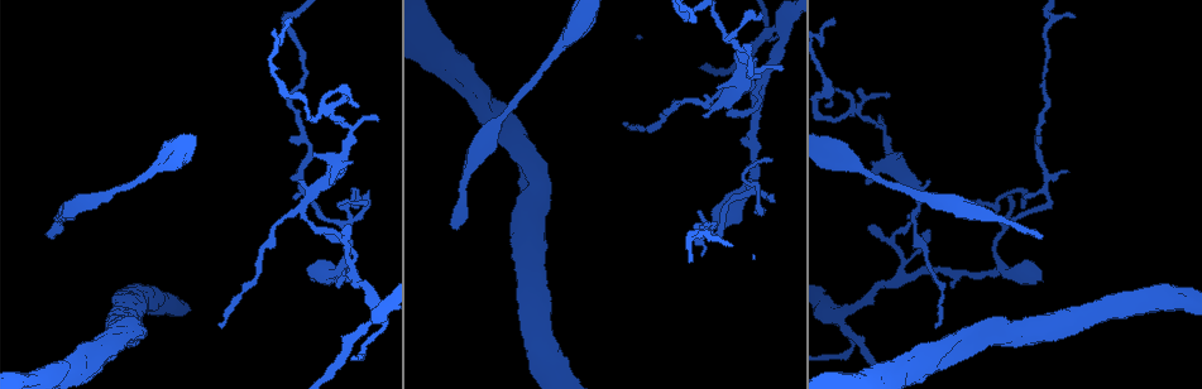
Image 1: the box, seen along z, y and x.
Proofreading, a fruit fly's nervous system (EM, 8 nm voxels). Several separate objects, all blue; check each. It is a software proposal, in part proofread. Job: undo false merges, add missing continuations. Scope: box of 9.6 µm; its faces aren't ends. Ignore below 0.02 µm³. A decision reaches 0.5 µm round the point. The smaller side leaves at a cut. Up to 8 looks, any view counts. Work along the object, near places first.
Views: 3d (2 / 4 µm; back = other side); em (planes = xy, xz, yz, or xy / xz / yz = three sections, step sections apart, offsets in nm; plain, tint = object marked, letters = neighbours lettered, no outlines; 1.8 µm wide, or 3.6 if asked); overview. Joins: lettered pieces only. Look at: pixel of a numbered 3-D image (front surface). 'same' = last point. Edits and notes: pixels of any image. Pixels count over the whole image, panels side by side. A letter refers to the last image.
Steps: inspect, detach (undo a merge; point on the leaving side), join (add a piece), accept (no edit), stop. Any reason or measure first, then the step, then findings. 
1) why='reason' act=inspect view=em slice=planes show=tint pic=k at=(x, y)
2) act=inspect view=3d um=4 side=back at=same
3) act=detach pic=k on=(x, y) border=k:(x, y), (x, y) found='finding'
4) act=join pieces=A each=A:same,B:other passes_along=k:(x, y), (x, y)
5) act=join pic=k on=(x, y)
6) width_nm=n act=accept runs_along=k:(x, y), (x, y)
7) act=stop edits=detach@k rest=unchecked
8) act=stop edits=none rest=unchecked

why='thin end' act=inspect view=3d um=4 pic=1 at=(454, 227)

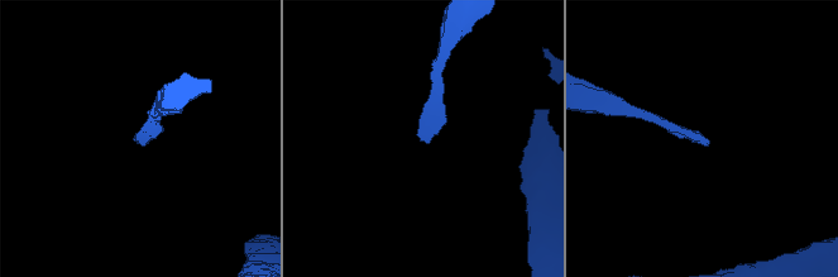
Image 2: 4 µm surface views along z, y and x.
act=inspect view=em slice=planes show=letters pic=2 at=(706, 140)

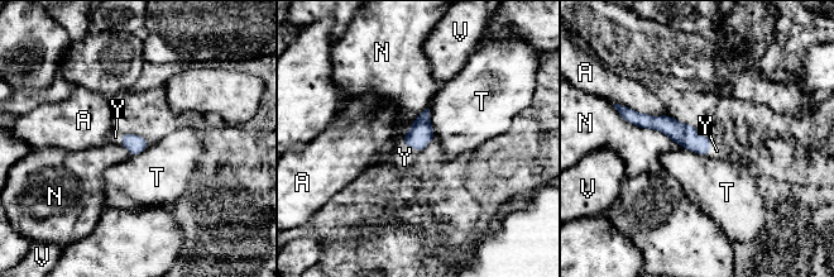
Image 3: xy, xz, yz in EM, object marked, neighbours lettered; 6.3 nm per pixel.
act=join pieces=Y each=A:other,N:other,T:other,V:other,Y:same passes_along=3:(421, 133), (410, 146), (404, 157) found='the neuron continues'

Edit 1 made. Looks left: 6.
why='abrupt turn' act=inspect view=3d um=2 pic=1 at=(305, 218)

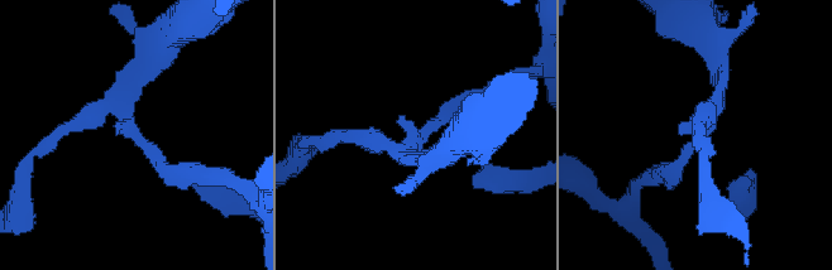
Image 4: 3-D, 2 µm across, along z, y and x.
arms=3 why='need the tissue' act=inspect view=em slice=planes show=tint pic=4 at=(132, 127)

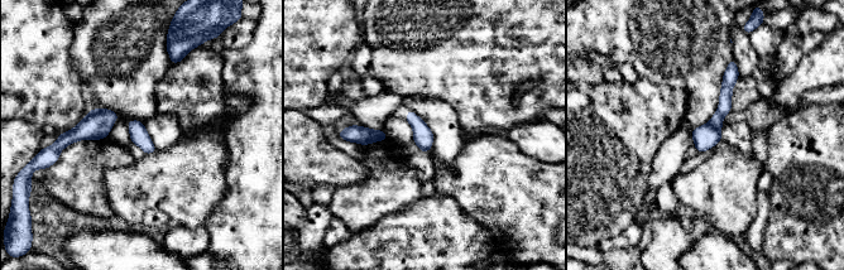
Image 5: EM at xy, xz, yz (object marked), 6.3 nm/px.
why='what lies round it' act=inspect view=em slice=planes show=letters at=same

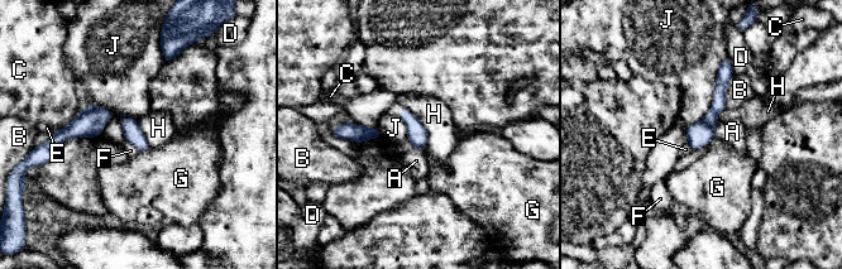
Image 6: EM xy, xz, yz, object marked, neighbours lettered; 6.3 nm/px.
longest_contact=J:550nm act=accept each=A:other,B:other,C:other,D:other,E:other,F:other,G:other,H:other,J:other runs_along=6:(727, 65), (719, 104), (694, 145) found='all the same neuron'

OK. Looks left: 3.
why='stops while still wide' act=inspect view=em slice=planes show=tint pic=1 at=(349, 162)

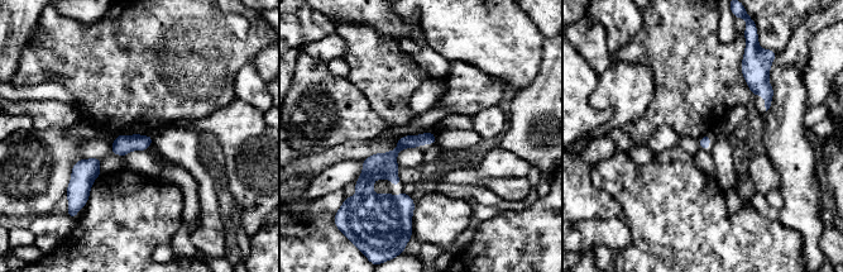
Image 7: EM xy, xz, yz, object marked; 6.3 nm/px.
act=inspect view=em slice=planes show=letters at=same

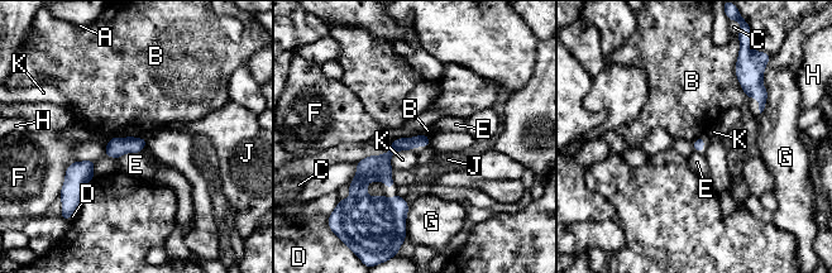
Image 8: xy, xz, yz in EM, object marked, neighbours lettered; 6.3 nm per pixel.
act=accept each=A:other,B:other,C:other,D:other,E:other,F:other,G:other,H:other,J:other,K:other border=8:(735, 62), (735, 76), (746, 95) found='no lettered piece goes on from it'

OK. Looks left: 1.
act=stop edits=join@3 rest=unchecked

